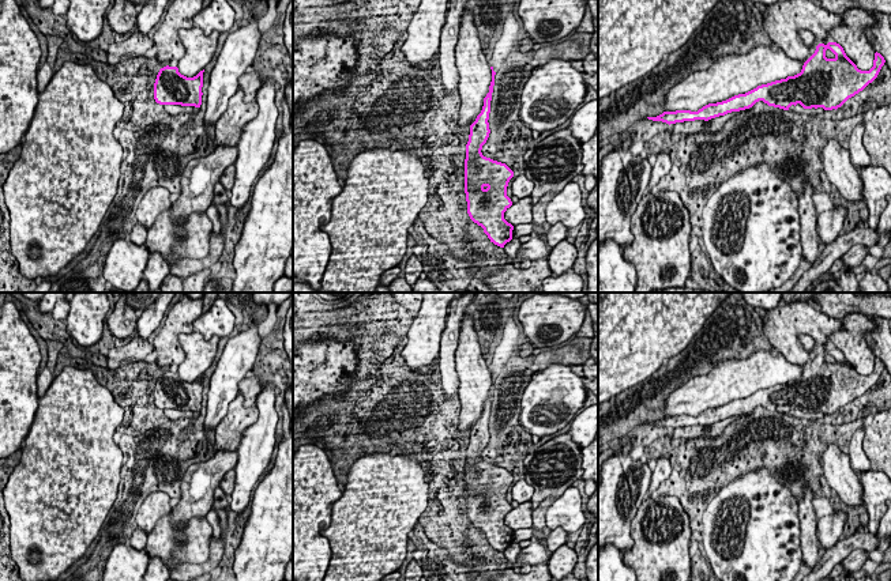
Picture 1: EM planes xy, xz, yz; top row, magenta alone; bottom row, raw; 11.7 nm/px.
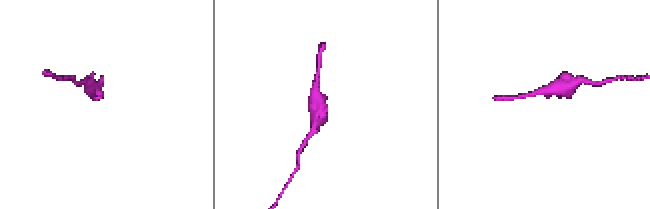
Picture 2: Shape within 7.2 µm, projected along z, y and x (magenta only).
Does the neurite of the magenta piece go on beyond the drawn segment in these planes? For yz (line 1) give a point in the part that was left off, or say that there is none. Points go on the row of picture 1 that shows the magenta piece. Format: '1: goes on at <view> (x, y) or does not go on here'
1: does not go on here

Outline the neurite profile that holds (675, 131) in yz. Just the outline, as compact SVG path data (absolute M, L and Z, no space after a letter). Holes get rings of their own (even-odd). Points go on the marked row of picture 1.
M732 112L725 116L711 118L708 121L695 120L695 121L670 124L669 129L666 131L663 136L668 140L674 140L677 137L681 137L683 133L691 133L691 132L696 133L696 132L703 132L706 129L710 132L721 131L725 122L729 121L737 113L738 112Z

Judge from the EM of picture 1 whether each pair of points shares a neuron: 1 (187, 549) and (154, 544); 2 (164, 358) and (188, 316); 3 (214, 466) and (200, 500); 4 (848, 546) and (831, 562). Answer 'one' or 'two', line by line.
1: one
2: one
3: one
4: one

